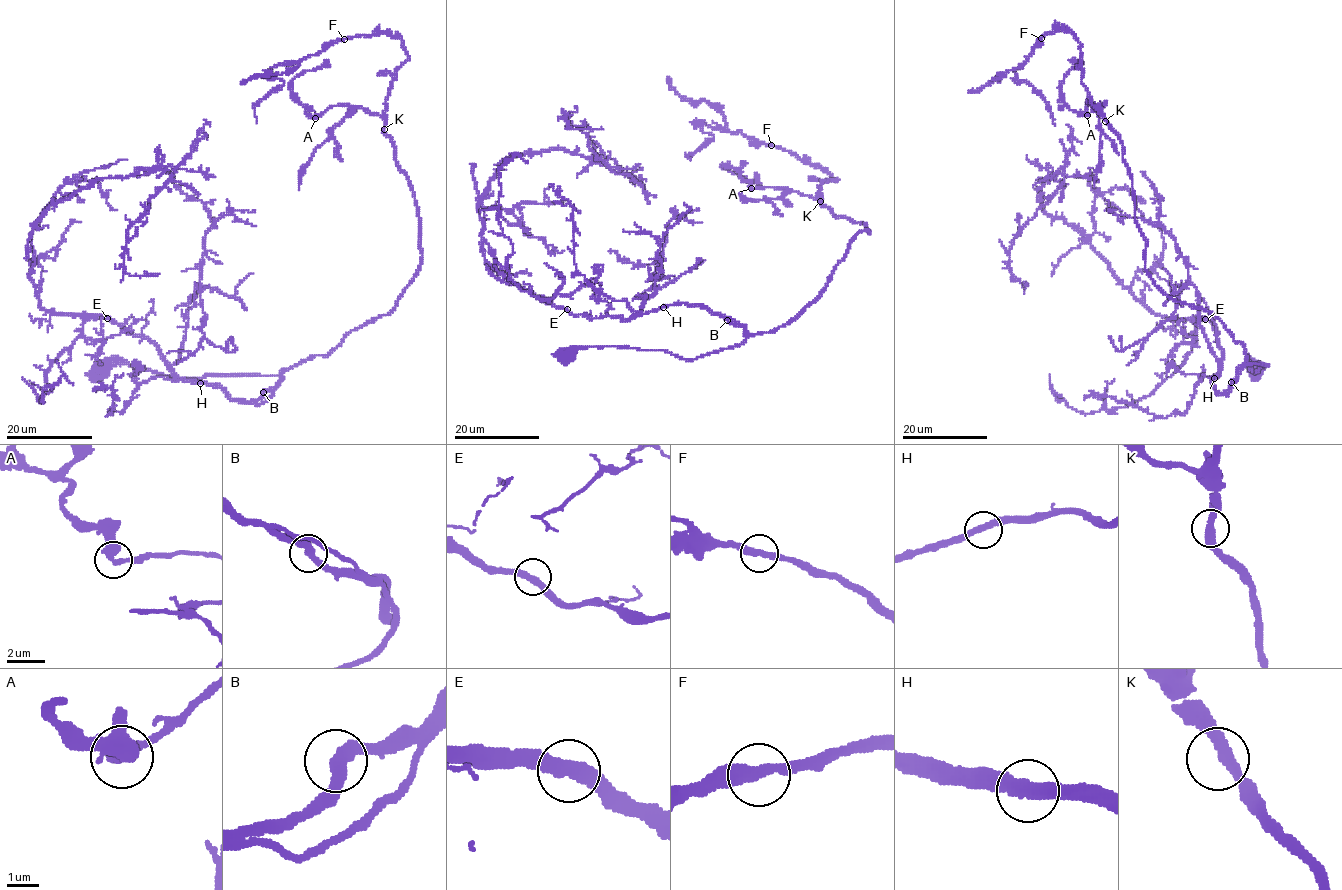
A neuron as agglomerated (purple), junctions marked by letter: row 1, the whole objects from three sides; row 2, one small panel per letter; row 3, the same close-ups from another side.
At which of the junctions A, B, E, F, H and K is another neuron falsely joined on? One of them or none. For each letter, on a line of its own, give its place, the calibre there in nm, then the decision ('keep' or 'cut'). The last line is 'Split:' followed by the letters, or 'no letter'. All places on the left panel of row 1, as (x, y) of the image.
A: (315, 118) | 380 nm | keep
B: (263, 392) | 380 nm | keep
E: (107, 318) | 400 nm | keep
F: (344, 39) | 360 nm | keep
H: (200, 383) | 360 nm | keep
K: (384, 129) | 360 nm | keep
Split: no letter

